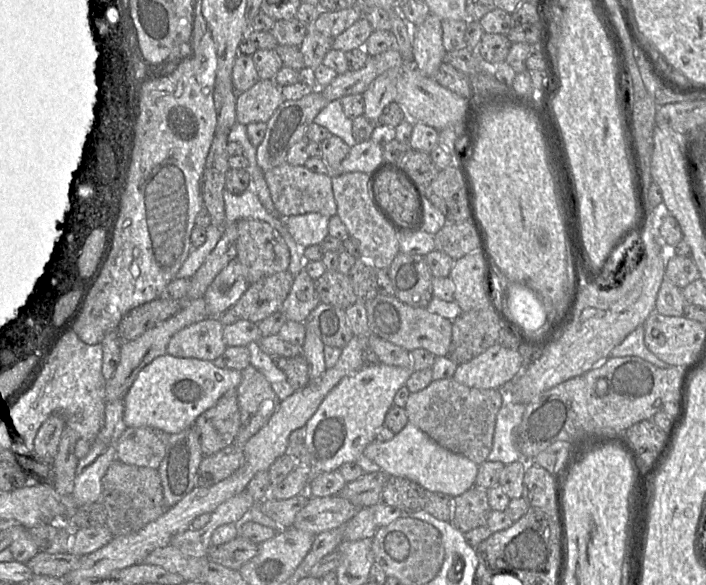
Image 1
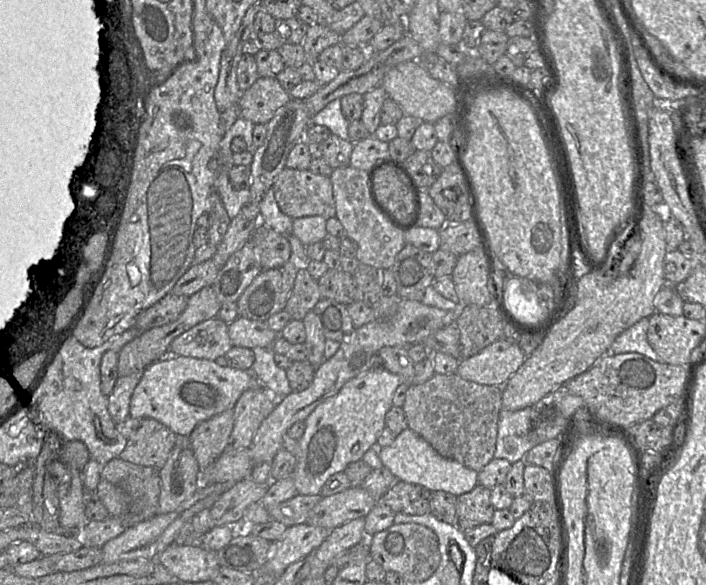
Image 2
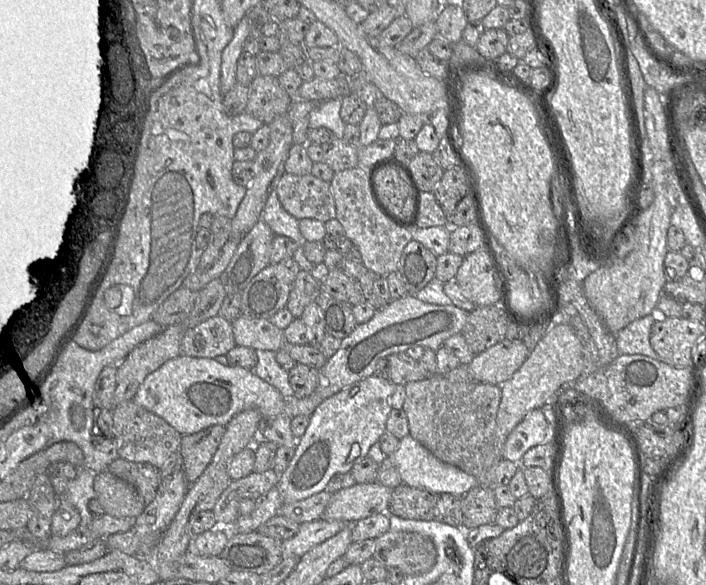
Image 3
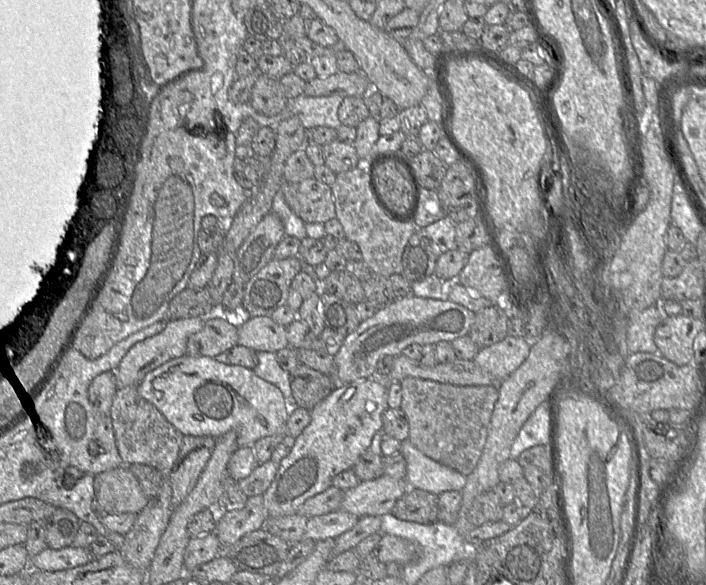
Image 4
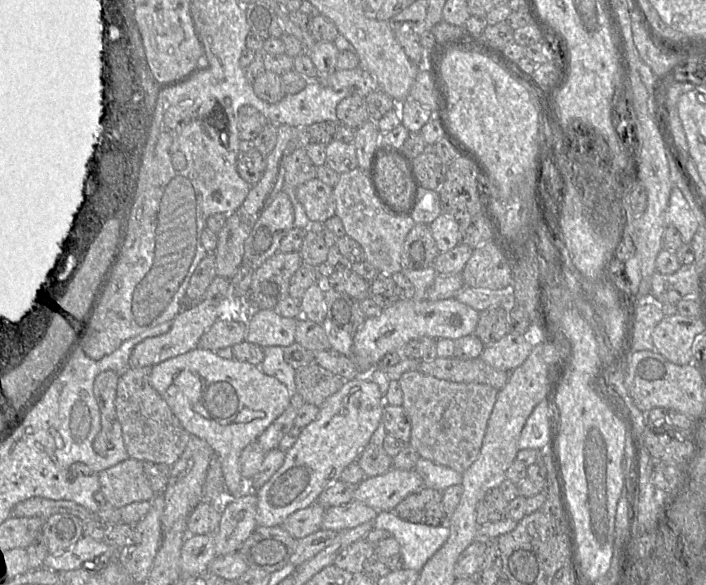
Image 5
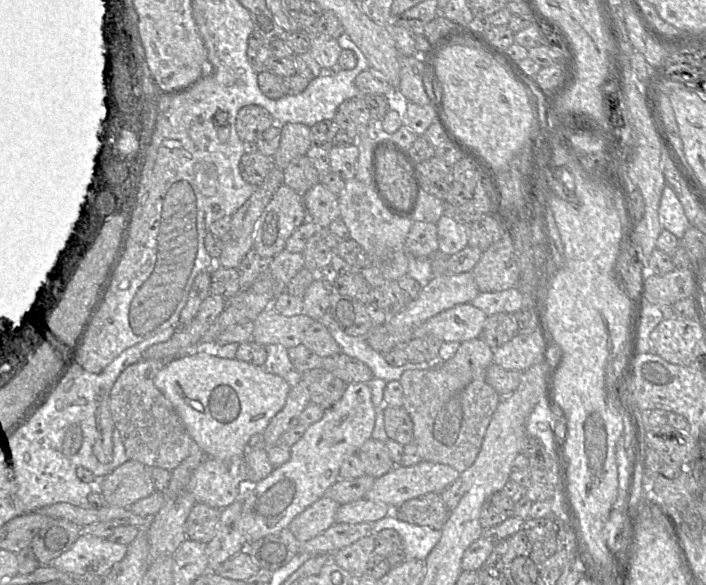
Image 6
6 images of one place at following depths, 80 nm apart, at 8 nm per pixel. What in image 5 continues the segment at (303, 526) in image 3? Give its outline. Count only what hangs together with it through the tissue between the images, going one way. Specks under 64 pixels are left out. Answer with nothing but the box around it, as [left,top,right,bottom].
[321,500,377,532]

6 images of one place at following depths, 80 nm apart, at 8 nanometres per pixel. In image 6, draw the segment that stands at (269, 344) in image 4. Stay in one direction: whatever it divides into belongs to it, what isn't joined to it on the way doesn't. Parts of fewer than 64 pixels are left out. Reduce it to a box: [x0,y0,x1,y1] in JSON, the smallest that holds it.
[252,306,314,349]

